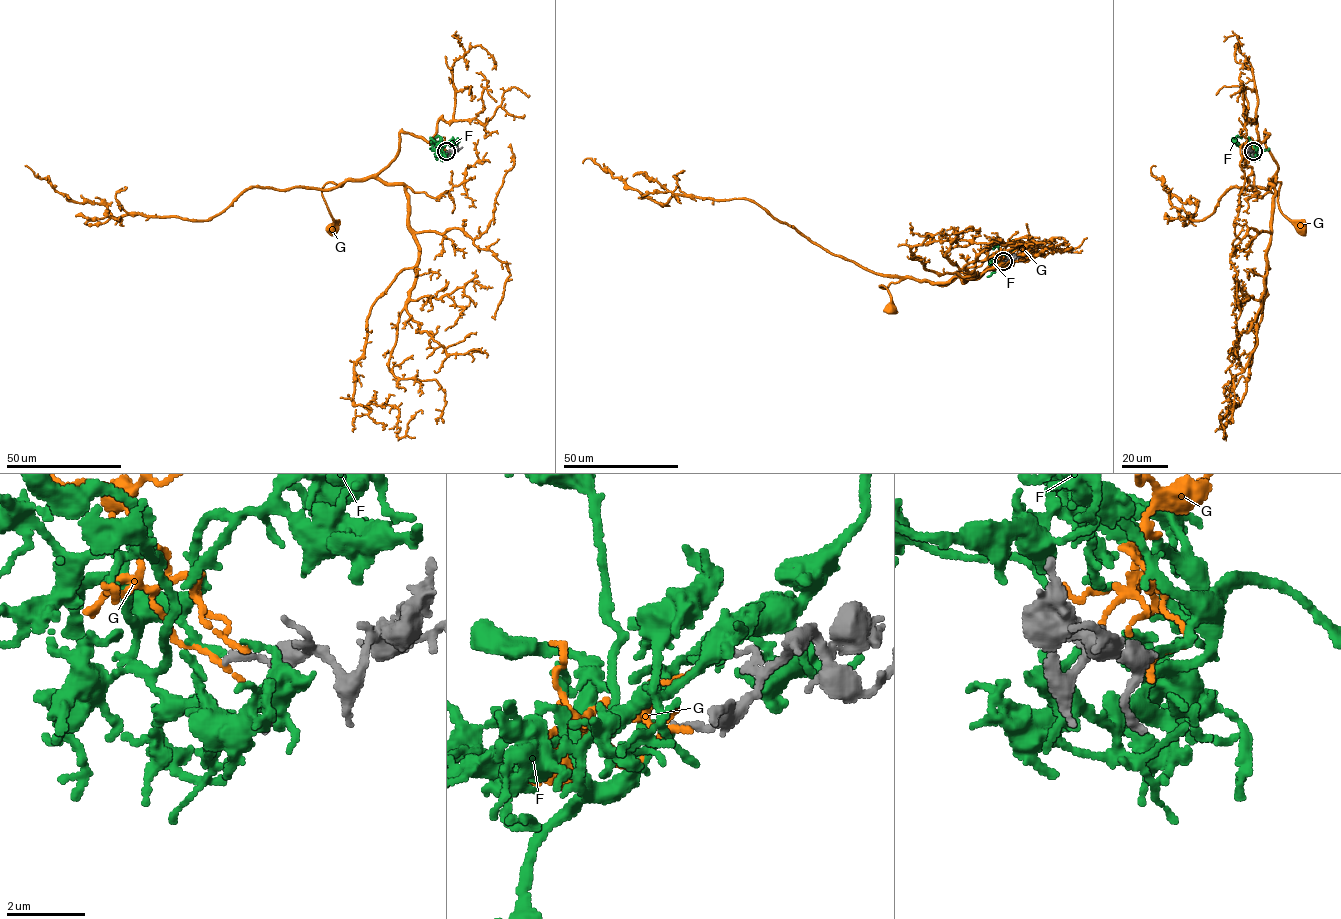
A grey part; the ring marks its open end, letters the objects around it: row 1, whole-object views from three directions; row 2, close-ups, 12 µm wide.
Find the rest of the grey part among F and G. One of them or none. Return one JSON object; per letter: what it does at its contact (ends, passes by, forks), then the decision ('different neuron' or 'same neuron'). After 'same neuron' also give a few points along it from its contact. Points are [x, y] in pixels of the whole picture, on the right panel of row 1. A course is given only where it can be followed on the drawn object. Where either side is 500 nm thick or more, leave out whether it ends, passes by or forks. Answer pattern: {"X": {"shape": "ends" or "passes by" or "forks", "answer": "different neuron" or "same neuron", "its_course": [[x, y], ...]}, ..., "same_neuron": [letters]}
{"F": {"shape": "ends", "answer": "same neuron", "its_course": [[1253, 151], [1257, 150], [1251, 152], [1236, 140], [1236, 136], [1242, 137]]}, "G": {"shape": "ends", "answer": "different neuron"}, "same_neuron": ["F"]}

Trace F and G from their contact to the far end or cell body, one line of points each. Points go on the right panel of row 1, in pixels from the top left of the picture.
F: (1253, 151), (1257, 150), (1251, 152), (1236, 140), (1236, 136), (1242, 137)
G: (1253, 152), (1253, 144), (1268, 134), (1264, 144), (1278, 166), (1269, 180), (1280, 182), (1280, 212), (1302, 227)

